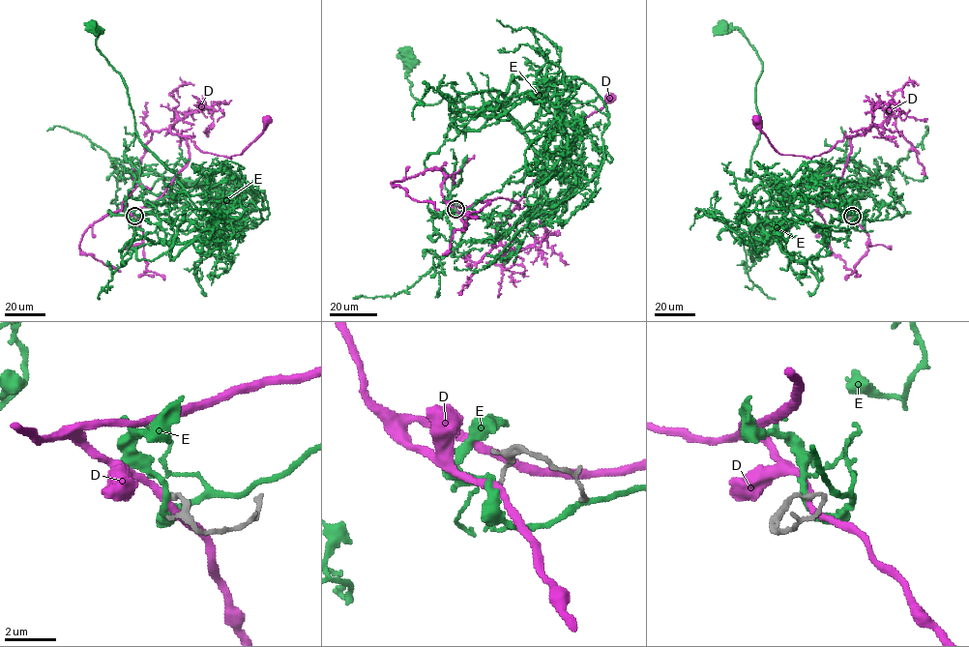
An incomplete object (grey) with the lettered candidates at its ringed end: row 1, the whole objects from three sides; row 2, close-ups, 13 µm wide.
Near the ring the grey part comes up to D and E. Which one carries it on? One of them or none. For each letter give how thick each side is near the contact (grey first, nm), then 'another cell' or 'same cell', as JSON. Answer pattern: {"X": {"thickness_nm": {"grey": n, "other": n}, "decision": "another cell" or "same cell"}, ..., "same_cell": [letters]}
{"D": {"thickness_nm": {"grey": 200, "other": 280}, "decision": "another cell"}, "E": {"thickness_nm": {"grey": 200, "other": 180}, "decision": "another cell"}, "same_cell": []}

